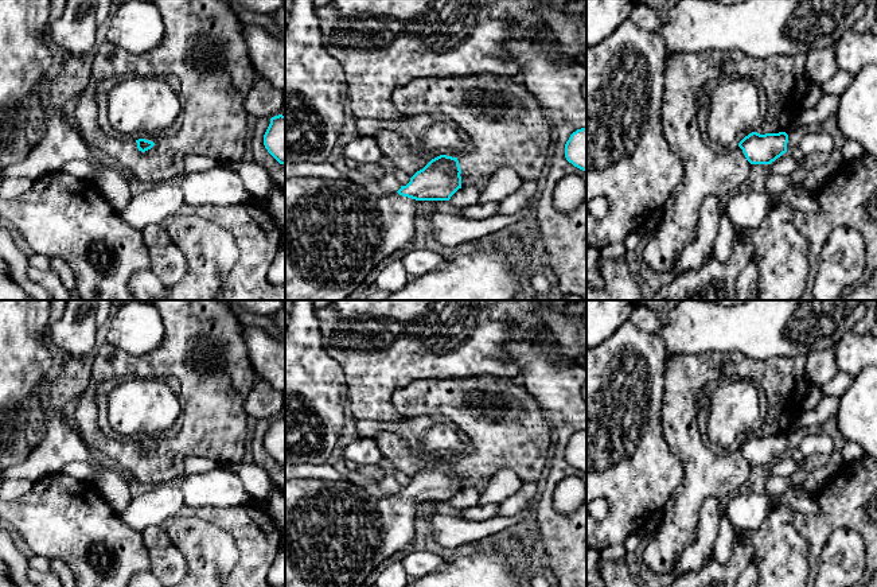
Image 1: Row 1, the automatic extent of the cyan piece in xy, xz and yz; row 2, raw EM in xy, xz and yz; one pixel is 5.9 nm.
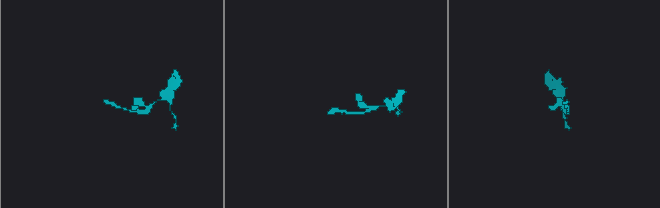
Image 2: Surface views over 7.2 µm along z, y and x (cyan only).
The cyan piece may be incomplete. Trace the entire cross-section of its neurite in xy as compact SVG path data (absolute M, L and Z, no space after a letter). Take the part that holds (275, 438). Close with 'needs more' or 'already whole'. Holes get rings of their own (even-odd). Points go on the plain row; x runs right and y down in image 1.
M285 416L270 420L264 436L264 447L280 466L285 467Z; already whole

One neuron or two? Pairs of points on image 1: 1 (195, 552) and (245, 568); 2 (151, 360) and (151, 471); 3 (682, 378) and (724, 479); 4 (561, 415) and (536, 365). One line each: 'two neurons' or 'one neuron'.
1: two neurons
2: one neuron
3: one neuron
4: one neuron

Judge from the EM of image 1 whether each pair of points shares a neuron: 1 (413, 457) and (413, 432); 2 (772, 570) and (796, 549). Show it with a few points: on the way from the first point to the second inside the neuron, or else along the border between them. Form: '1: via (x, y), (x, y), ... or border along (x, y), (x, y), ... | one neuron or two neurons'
1: border along (384, 431), (400, 434), (408, 442), (416, 444) | two neurons
2: via (778, 564), (791, 551) | one neuron

